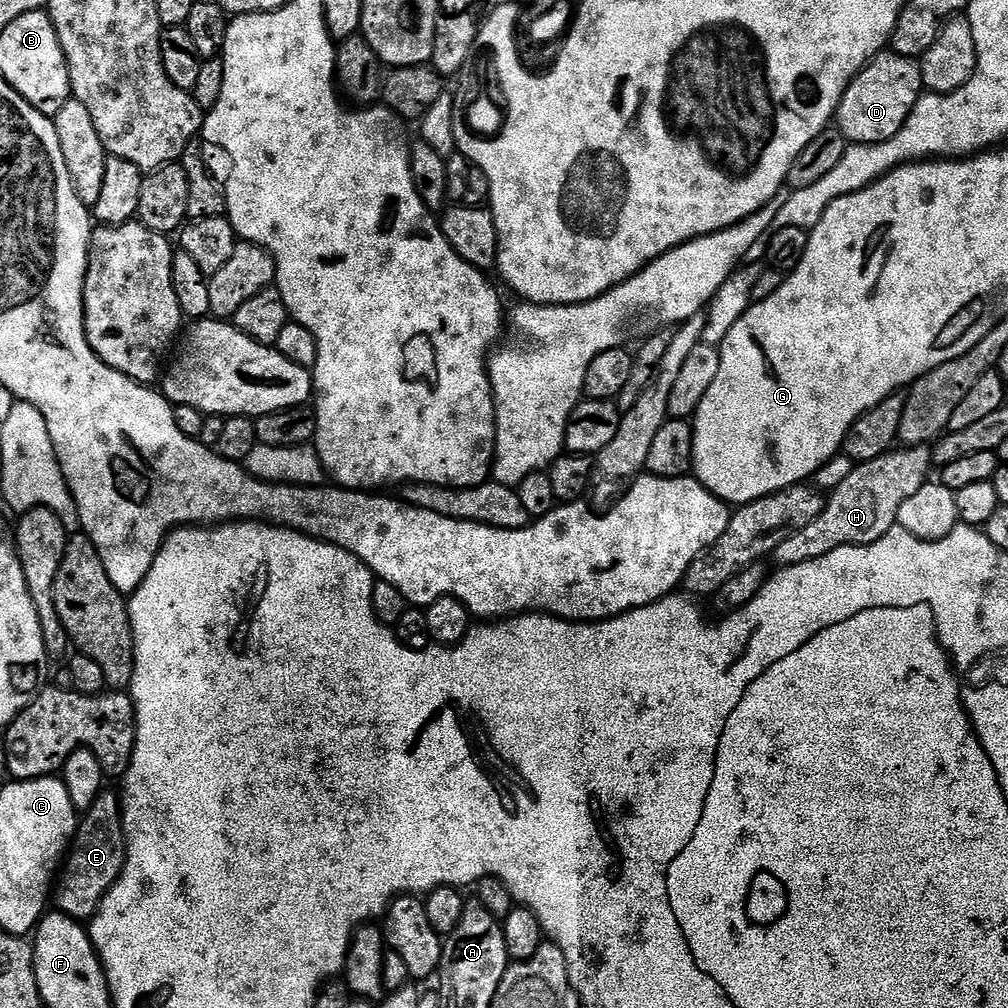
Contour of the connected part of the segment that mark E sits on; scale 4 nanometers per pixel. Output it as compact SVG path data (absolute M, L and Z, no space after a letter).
M101 791L100 796L94 798L94 806L90 806L90 810L79 817L76 834L72 837L62 871L54 884L55 907L66 913L71 920L91 921L102 898L111 890L120 871L124 869L128 845L124 835L122 800L117 793L115 796L108 791Z

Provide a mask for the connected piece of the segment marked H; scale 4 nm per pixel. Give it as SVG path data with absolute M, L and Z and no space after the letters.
M904 446L899 450L886 453L865 464L856 464L850 478L842 481L824 501L824 509L806 530L798 530L774 553L777 565L801 564L803 560L822 558L822 554L830 554L830 550L838 550L847 544L873 544L881 540L891 528L897 527L898 506L906 502L906 498L918 494L923 484L929 483L928 471L934 465L929 449L924 446Z

